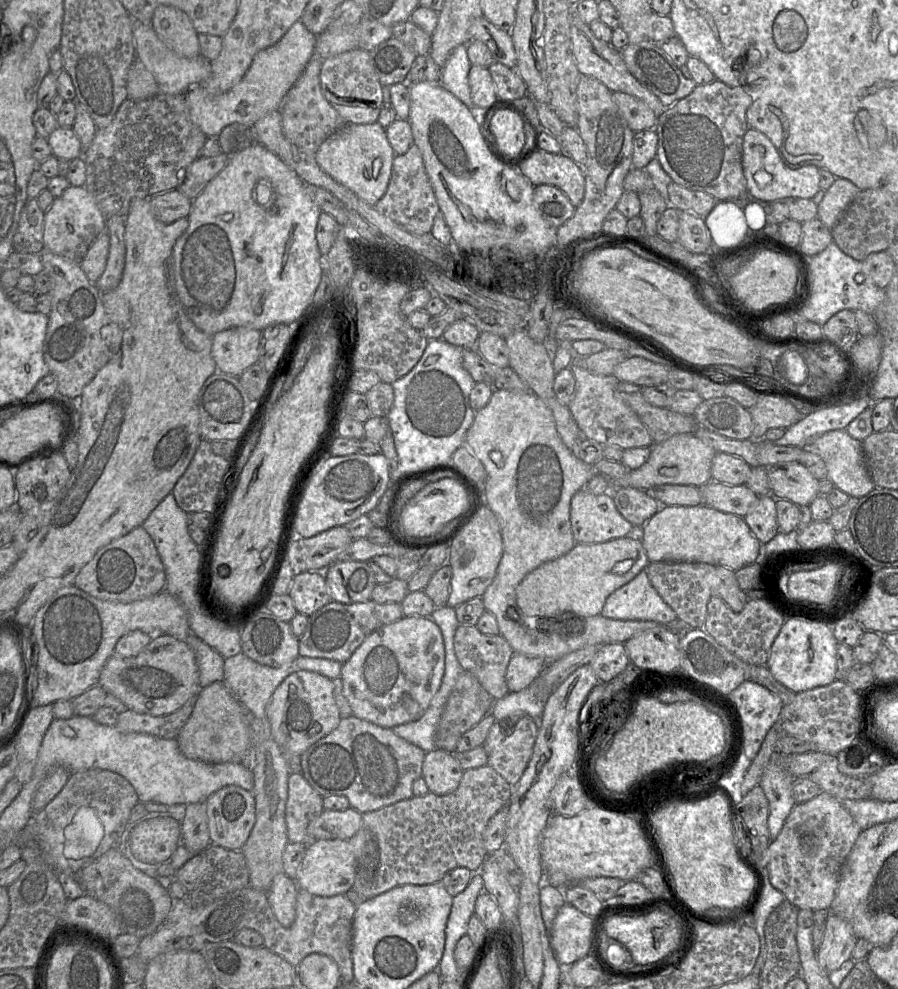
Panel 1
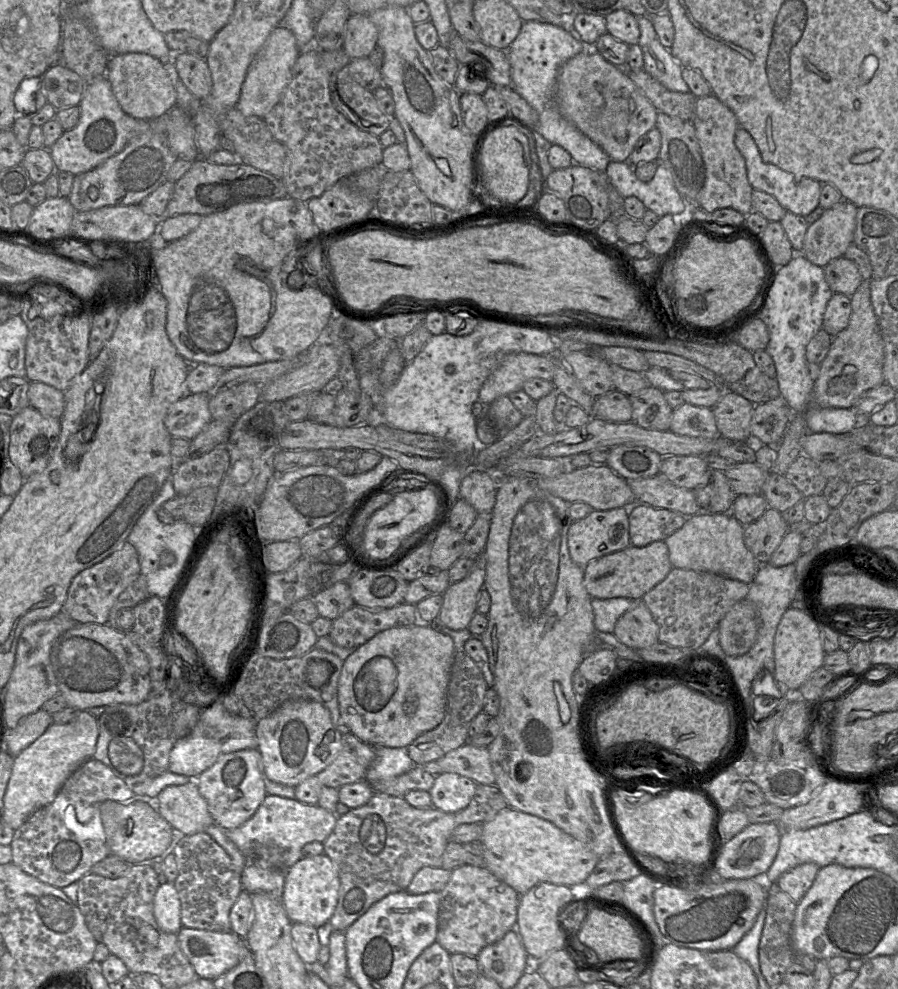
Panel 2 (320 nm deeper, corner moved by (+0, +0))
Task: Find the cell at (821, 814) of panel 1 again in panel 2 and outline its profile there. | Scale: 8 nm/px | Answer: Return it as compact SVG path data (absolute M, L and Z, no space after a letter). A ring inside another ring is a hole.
M804 863L784 872L776 884L795 902L799 903L812 886L820 867Z

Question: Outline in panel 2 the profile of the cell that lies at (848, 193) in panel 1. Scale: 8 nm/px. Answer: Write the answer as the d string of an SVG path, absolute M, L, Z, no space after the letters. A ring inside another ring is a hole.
M842 200L832 208L825 210L817 221L809 225L801 254L811 263L823 268L833 259L842 257L847 248L854 244L857 211L858 207L848 200Z

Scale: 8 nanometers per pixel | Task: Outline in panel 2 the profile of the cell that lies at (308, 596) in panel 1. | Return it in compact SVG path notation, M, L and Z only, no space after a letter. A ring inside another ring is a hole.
M347 581L337 582L313 596L320 617L334 620L355 605Z

